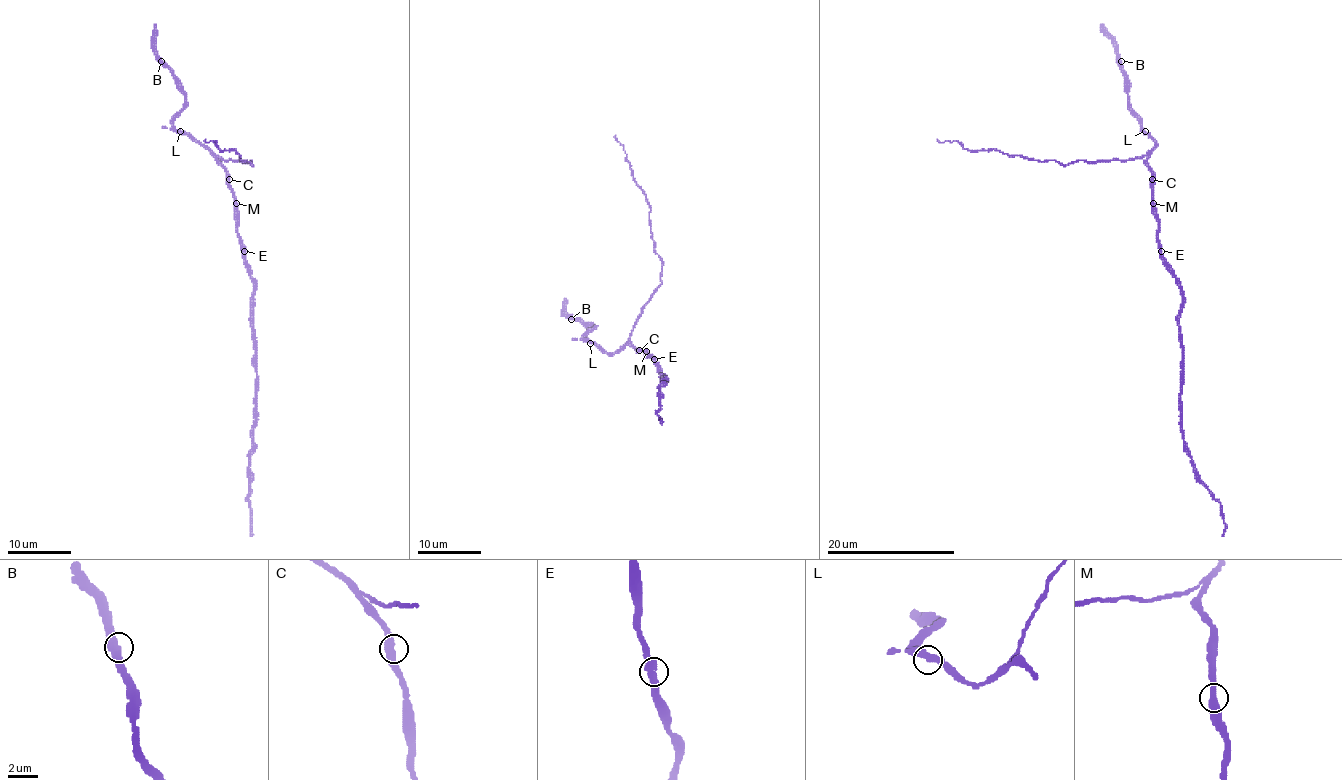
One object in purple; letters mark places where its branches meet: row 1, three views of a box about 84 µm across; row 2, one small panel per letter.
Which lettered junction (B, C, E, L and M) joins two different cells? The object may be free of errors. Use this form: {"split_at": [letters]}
{"split_at": []}

